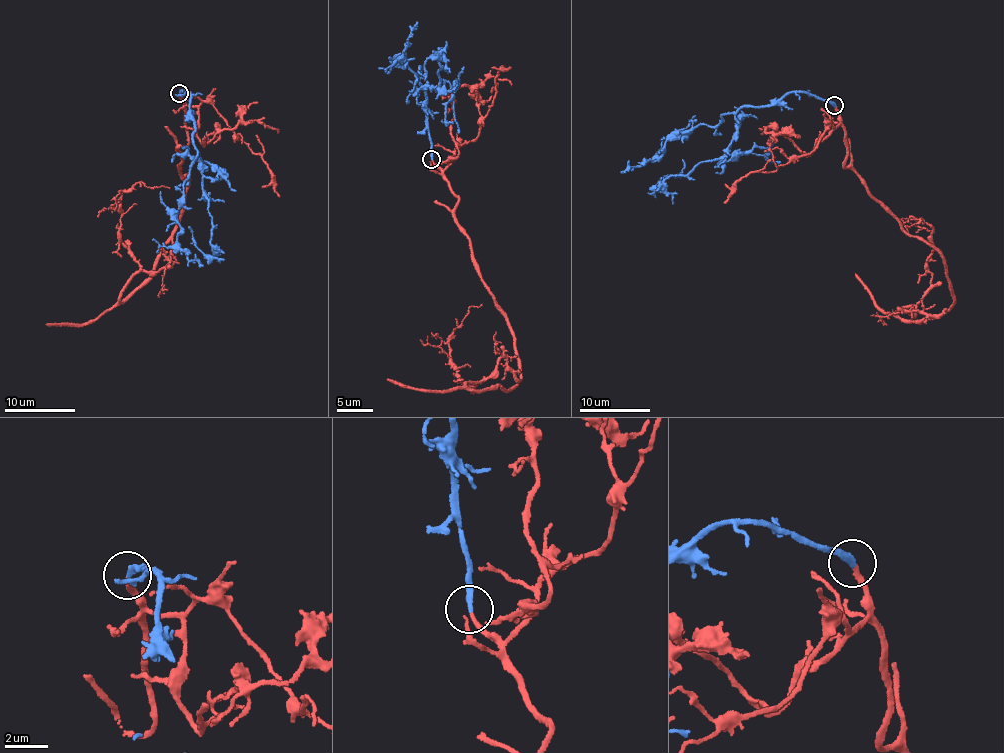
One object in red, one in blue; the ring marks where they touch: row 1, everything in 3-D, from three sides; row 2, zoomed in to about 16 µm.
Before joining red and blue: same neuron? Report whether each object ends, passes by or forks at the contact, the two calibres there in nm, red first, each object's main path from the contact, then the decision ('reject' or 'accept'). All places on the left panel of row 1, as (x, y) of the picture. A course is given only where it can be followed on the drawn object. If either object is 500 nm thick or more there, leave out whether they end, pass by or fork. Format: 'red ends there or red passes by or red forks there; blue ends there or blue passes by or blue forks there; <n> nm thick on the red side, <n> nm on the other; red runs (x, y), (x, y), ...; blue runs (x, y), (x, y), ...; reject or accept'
red ends there; blue ends there; 200 nm thick on the red side, 280 nm on the other; red runs (180, 93), (184, 210), (172, 257), (143, 269), (118, 238), (121, 193), (170, 188); blue runs (180, 93), (190, 92), (192, 99), (197, 128), (194, 139), (213, 224), (211, 255), (200, 250), (189, 226); accept

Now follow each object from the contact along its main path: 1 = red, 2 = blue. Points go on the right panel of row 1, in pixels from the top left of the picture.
1: (835, 106), (845, 168), (942, 257), (952, 306), (907, 311), (930, 285), (933, 247), (918, 219), (906, 235)
2: (835, 106), (803, 92), (741, 108), (730, 148), (661, 188), (662, 178), (679, 174), (683, 160)

